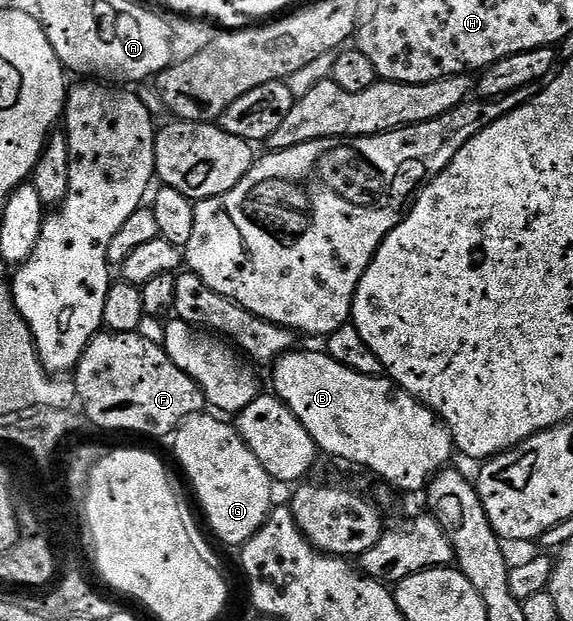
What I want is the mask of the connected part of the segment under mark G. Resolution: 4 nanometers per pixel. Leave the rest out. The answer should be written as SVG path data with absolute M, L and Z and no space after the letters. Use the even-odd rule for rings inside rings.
M213 413L187 417L171 436L173 451L205 510L209 527L225 543L246 543L265 524L275 506L275 484L259 465L259 457L241 440L232 422L224 423Z

